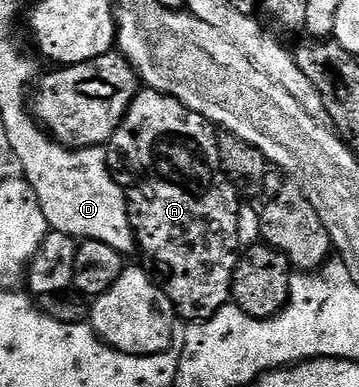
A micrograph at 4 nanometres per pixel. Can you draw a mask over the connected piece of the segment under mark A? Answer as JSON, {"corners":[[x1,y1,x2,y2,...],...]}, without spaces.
{"corners":[[144,87,135,96,105,151,107,165,127,196,138,251,155,263,158,283,169,302,173,302,176,313,182,319,184,316,184,321,208,320,231,300,231,283,241,255,237,238,241,197,223,172,216,129,211,121,189,110,177,98]]}

